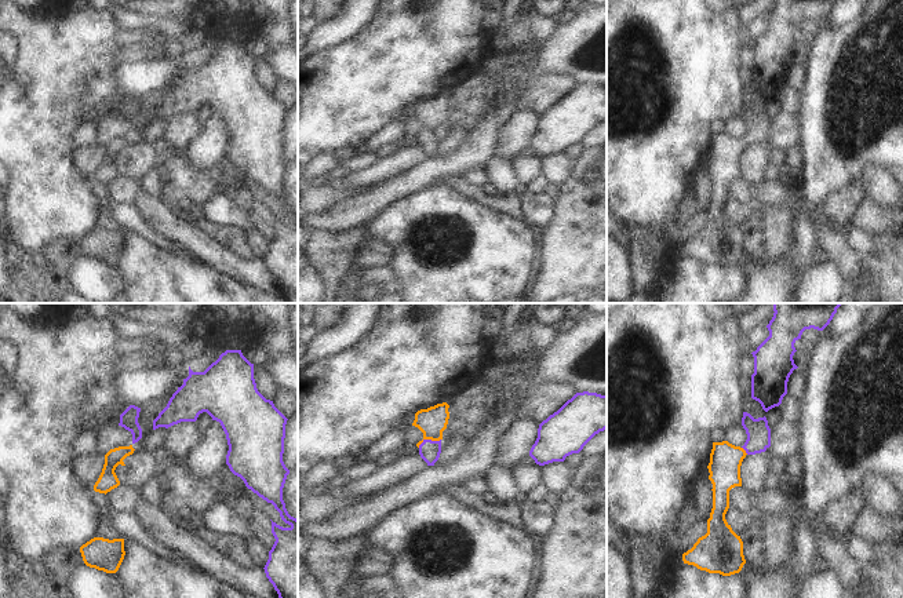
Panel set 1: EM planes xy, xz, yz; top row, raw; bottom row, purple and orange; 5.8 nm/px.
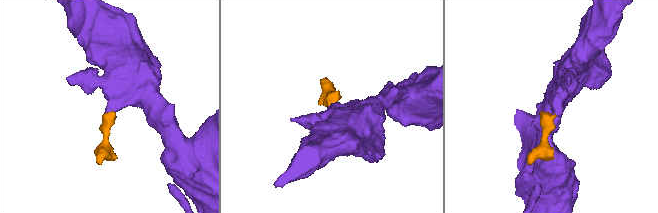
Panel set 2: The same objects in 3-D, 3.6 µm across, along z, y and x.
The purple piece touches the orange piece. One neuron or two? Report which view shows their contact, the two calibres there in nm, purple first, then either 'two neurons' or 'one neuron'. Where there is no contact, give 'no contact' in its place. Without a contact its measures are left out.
xz | 120/170 nm | one neuron

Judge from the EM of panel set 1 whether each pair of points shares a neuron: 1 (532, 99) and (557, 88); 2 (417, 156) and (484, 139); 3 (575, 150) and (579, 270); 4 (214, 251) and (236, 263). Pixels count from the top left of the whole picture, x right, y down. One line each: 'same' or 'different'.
1: same
2: different
3: different
4: same

